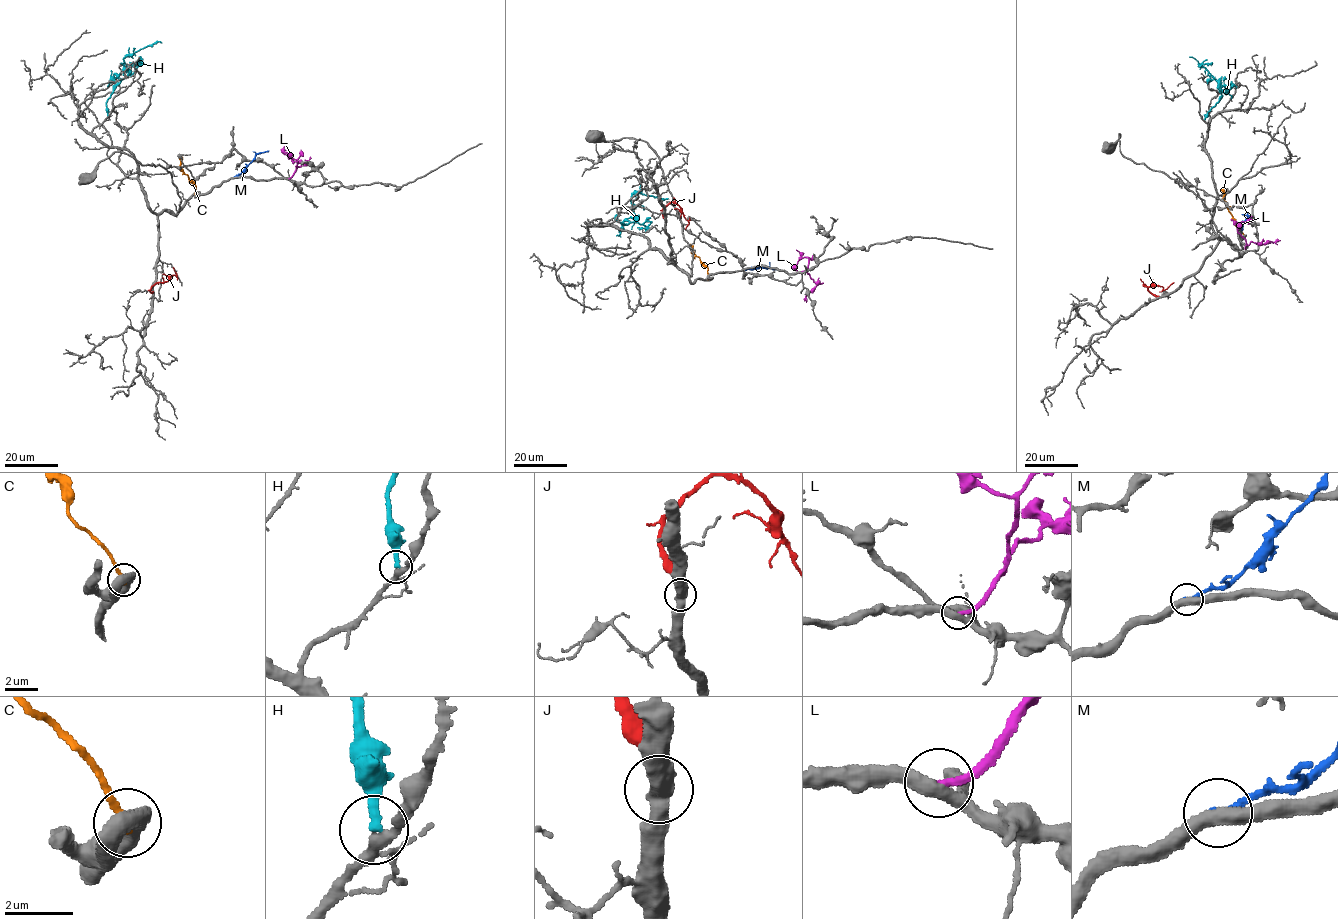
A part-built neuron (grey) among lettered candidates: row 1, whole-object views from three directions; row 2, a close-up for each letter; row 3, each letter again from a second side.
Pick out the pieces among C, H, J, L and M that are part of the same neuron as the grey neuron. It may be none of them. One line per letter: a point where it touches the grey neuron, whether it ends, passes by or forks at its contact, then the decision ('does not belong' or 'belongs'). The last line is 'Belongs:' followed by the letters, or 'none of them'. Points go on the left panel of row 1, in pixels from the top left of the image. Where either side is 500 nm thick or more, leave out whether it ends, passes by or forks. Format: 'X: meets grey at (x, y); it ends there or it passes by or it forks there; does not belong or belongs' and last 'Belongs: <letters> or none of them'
C: meets grey at (195, 193); it ends there; does not belong
H: meets grey at (107, 115); it ends there; does not belong
J: meets grey at (153, 292); it ends there; does not belong
L: meets grey at (288, 178); it ends there; does not belong
M: meets grey at (232, 177); it ends there; does not belong
Belongs: none of them

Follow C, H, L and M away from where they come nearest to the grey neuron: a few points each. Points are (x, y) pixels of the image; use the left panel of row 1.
C: (194, 193), (195, 185), (184, 173), (179, 159)
H: (107, 115), (106, 102), (128, 72), (124, 58), (153, 43), (161, 43)
L: (287, 178), (295, 171), (297, 160), (283, 151), (285, 145)
M: (232, 178), (238, 175), (257, 153), (268, 151)

